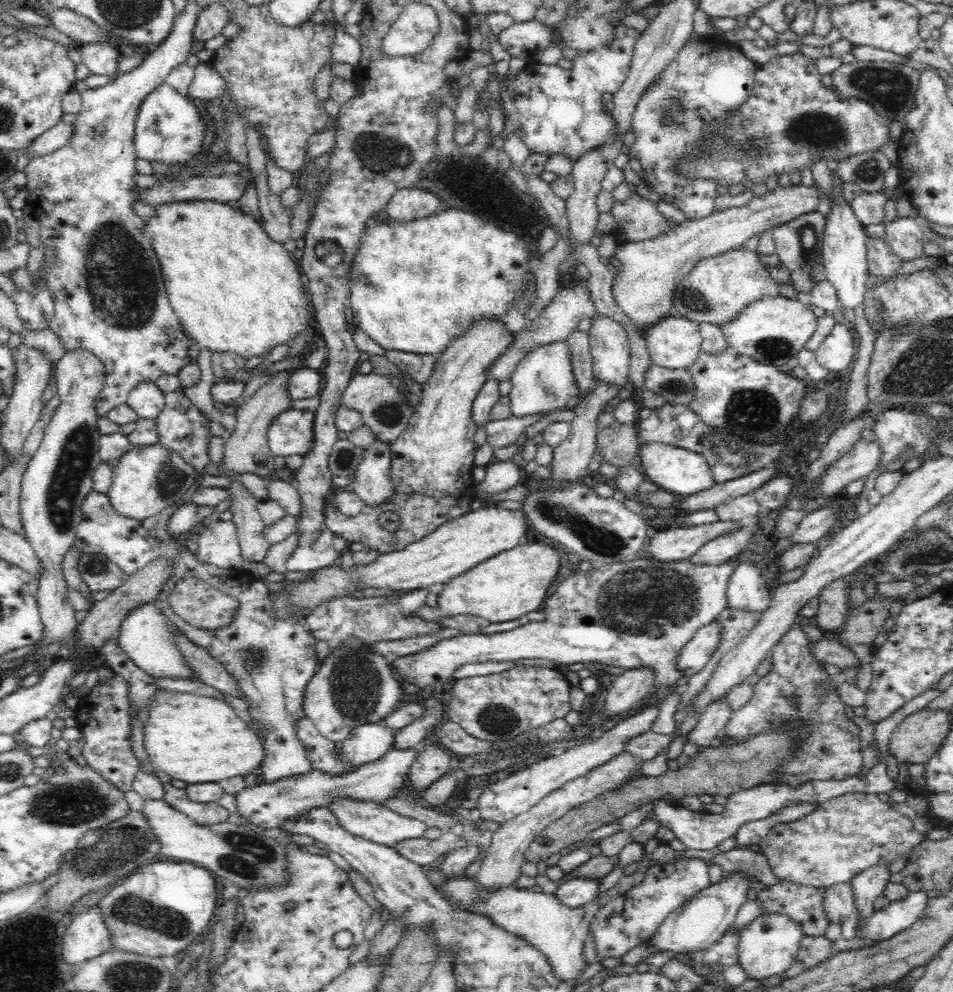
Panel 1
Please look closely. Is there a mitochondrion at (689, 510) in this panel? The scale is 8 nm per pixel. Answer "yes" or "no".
no

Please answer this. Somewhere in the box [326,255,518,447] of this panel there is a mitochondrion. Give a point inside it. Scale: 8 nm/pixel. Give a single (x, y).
(387, 414)

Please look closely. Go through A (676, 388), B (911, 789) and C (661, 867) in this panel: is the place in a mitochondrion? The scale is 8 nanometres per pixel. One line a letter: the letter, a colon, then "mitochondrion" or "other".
A: mitochondrion
B: other
C: other

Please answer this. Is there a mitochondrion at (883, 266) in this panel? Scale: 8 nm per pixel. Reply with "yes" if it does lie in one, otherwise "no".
no

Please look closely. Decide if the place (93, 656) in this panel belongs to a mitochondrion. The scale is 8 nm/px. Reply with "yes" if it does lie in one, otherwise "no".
no

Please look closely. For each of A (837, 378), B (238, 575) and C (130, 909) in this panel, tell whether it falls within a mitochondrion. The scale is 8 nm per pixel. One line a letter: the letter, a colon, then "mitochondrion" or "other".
A: other
B: other
C: mitochondrion

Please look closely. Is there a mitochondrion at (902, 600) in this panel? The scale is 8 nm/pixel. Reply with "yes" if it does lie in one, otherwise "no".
no

